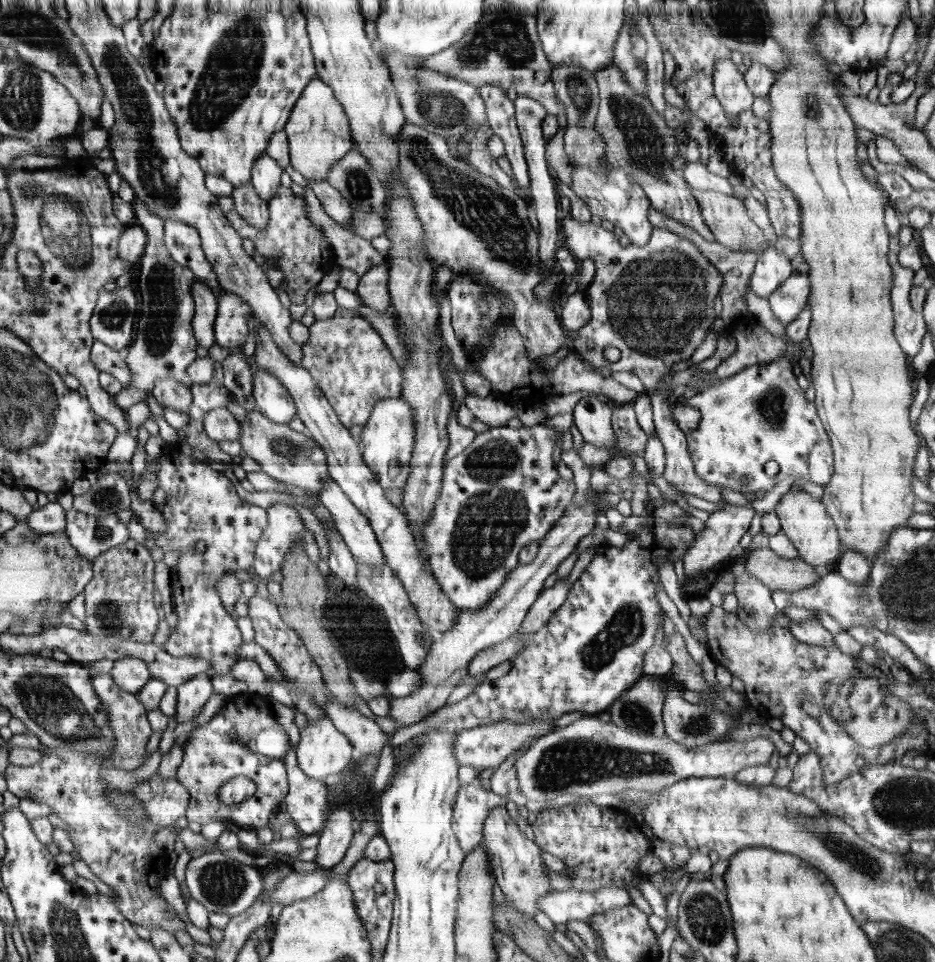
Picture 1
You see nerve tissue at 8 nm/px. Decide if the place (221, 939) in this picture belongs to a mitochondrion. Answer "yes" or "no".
no

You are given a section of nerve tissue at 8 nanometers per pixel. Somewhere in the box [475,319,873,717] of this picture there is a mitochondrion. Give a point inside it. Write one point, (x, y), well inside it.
(627, 626)

